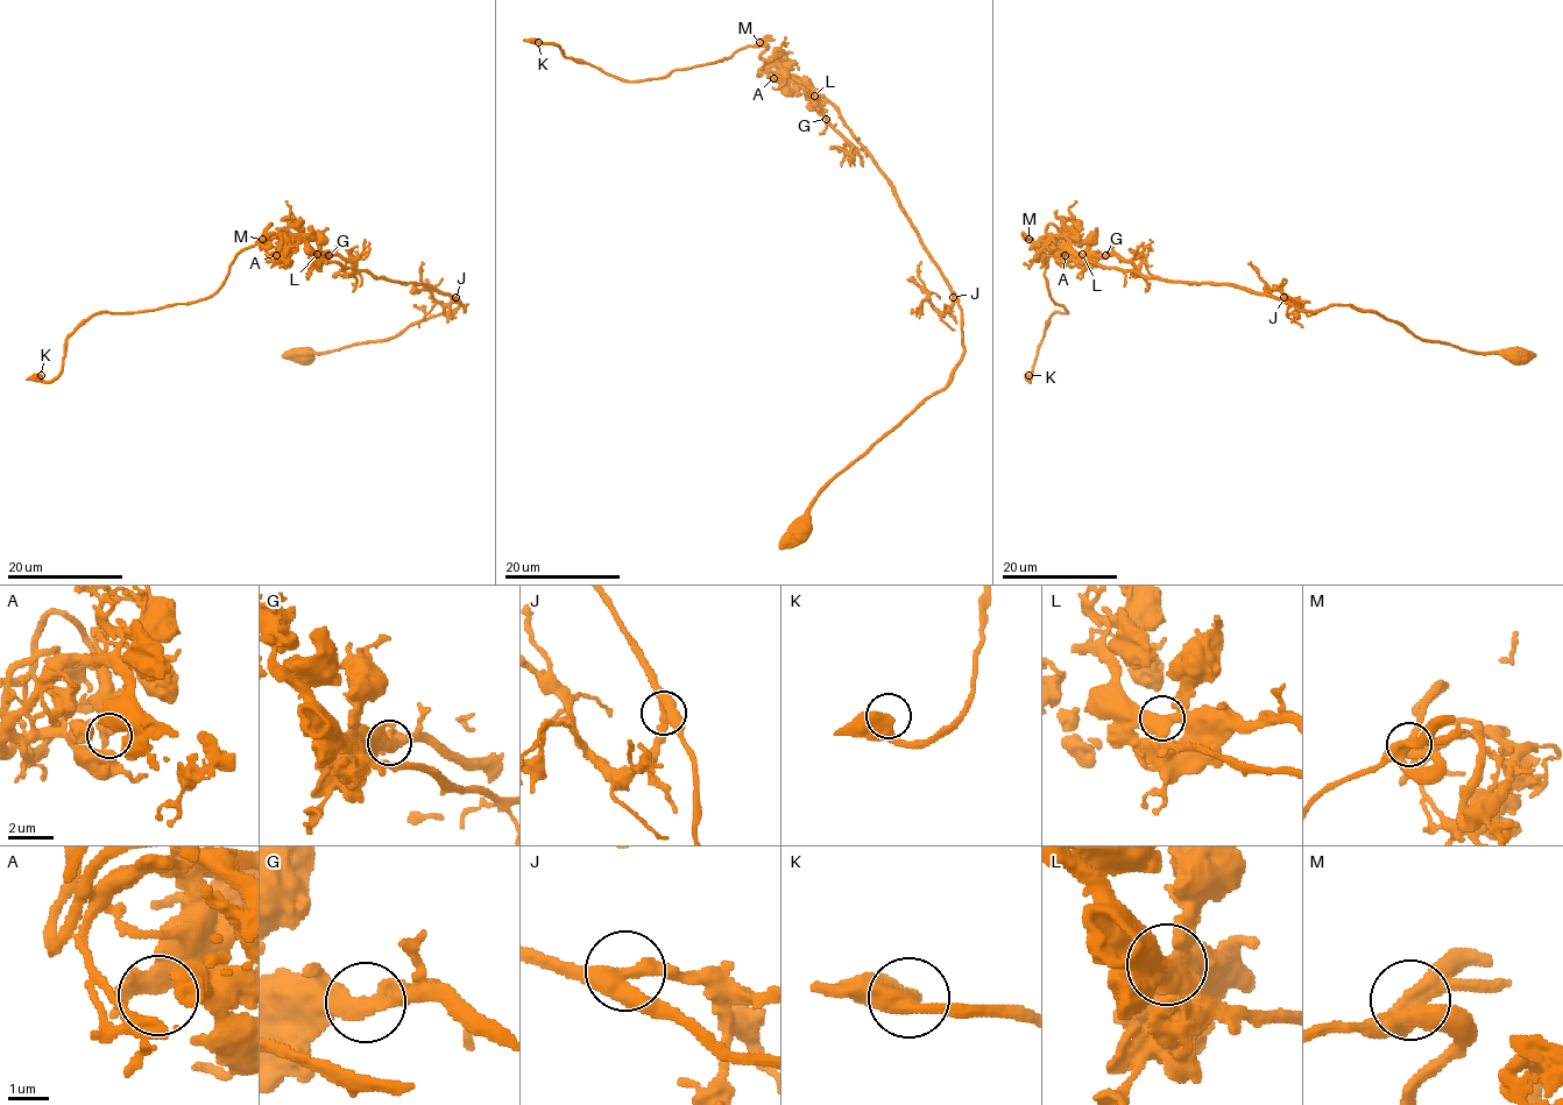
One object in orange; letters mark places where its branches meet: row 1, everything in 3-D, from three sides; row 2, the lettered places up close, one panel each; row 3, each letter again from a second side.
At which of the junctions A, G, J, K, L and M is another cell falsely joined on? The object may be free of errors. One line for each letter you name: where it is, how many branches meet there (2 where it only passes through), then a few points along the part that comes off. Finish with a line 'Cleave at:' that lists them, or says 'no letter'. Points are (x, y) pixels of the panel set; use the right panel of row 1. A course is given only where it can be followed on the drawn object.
Cleave at: no letter

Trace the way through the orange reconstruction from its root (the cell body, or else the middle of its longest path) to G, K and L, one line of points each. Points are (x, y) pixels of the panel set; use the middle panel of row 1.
G: (798, 531), (810, 503), (940, 391), (963, 353), (962, 309), (892, 183), (820, 97), (826, 119)
K: (798, 531), (946, 385), (963, 353), (947, 280), (840, 113), (758, 75), (764, 45), (622, 80), (538, 42)
L: (798, 531), (798, 519), (810, 503), (940, 391), (963, 353), (962, 309), (892, 183), (840, 113), (814, 96)

